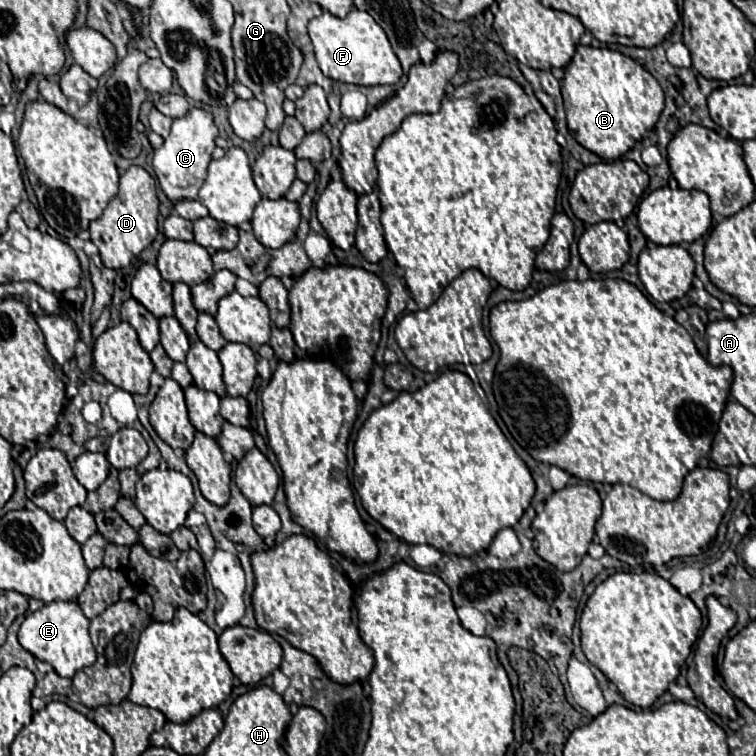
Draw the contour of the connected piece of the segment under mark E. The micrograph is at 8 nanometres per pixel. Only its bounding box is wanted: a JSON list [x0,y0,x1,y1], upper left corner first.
[18,602,96,678]

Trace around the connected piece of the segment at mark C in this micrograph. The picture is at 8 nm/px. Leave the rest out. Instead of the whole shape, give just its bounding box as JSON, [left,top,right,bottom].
[154,108,218,202]

